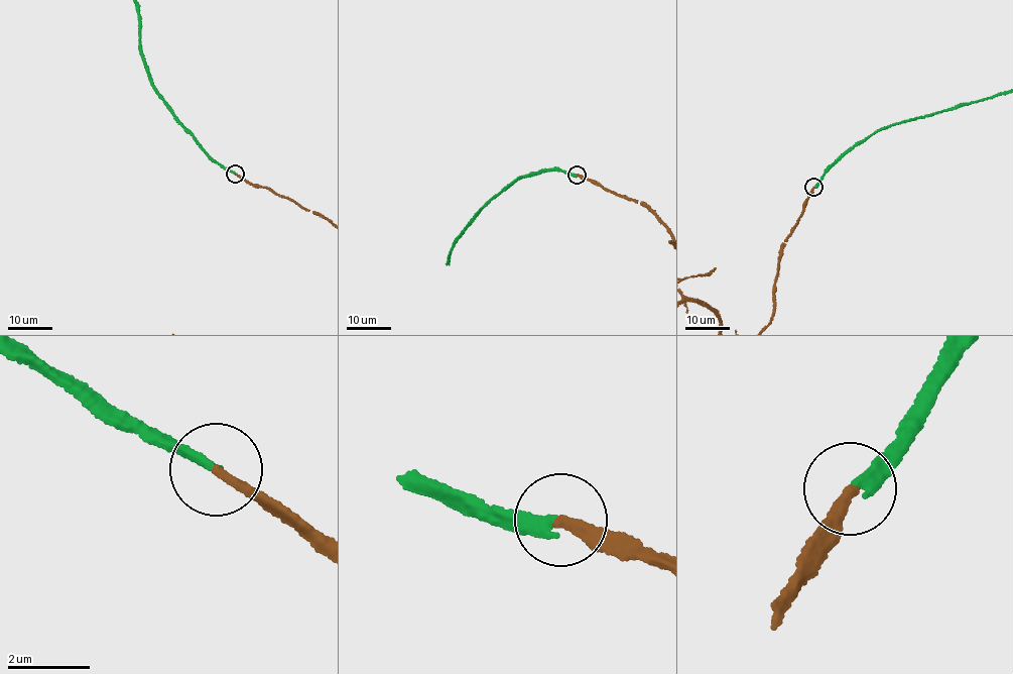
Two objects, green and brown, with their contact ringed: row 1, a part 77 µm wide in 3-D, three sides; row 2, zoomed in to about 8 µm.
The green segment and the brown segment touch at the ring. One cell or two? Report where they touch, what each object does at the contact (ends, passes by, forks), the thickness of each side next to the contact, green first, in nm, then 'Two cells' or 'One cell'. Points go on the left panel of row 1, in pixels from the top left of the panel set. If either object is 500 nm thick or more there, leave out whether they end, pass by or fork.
Place: (235, 174). At the ring green ends. At the ring brown ends. Thickness 280 nm (green) against 240 nm. One cell

